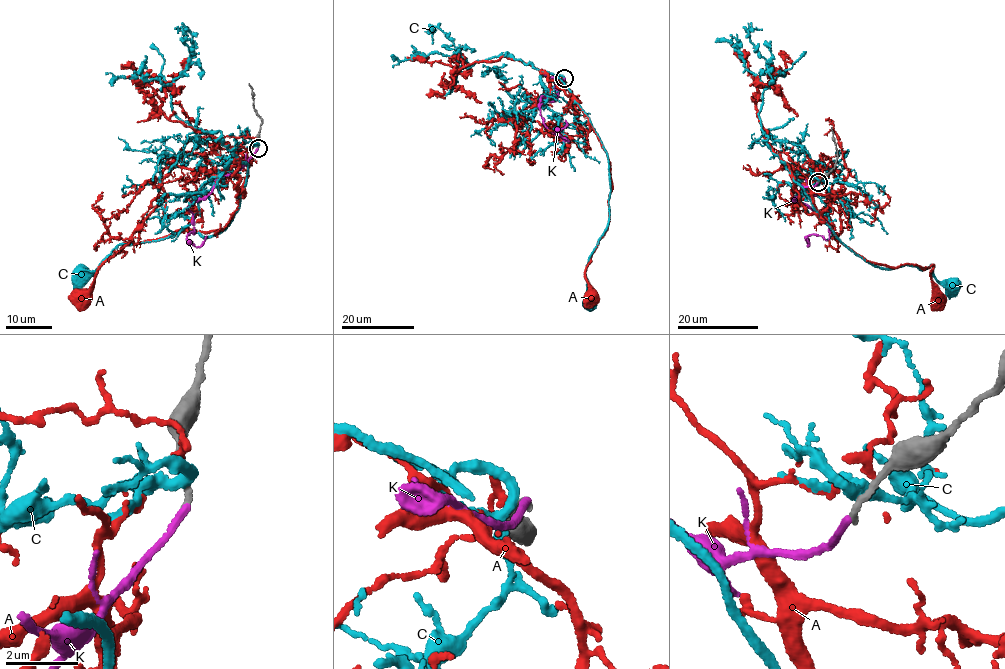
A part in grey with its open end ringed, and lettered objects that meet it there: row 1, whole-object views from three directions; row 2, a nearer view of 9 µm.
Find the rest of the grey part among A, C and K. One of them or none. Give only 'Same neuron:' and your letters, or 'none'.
Same neuron: K

